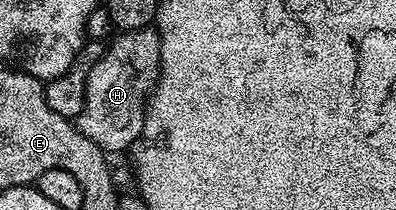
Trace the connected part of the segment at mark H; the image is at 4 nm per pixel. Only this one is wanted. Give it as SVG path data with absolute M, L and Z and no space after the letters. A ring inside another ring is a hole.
M156 28L134 29L122 32L117 36L112 38L113 46L110 44L106 48L105 54L91 67L89 78L85 81L83 111L75 118L75 124L81 133L87 135L87 139L91 139L91 143L95 143L109 155L121 153L125 148L128 150L141 140L147 95L152 94L161 68L161 34L157 32Z

